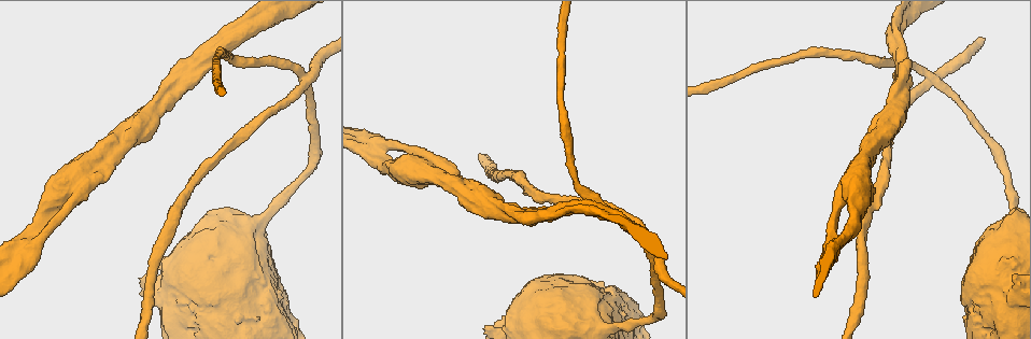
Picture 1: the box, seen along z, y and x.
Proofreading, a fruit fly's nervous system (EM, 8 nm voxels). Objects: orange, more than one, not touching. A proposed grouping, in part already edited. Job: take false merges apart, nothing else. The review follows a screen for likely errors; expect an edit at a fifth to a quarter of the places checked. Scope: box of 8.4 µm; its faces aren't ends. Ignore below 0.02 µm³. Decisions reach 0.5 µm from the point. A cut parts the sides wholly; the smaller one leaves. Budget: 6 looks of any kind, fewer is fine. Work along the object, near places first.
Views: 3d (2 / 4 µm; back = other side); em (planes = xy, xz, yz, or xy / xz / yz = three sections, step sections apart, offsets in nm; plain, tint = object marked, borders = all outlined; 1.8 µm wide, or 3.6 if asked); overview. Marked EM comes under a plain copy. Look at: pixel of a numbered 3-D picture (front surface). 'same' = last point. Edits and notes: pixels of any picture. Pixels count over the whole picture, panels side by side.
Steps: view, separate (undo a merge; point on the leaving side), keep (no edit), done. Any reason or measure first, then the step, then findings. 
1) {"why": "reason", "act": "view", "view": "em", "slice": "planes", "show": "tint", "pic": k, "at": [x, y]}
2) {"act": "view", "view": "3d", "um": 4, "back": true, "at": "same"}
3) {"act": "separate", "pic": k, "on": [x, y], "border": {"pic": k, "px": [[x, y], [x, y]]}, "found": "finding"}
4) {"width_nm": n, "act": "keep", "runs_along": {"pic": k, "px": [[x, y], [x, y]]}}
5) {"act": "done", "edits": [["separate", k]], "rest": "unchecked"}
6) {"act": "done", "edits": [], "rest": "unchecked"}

{"why": "four or more arms meet", "act": "view", "view": "3d", "um": 4, "pic": 1, "at": [306, 80]}

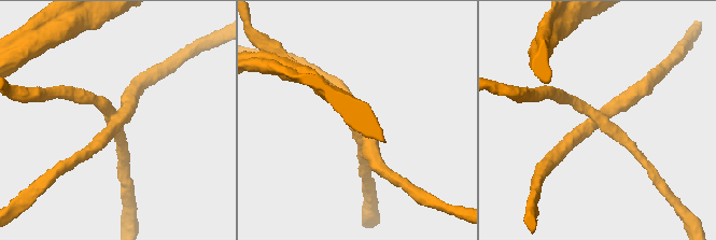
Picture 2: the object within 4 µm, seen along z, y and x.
{"arms": 4, "act": "view", "view": "em", "um": 3.6, "slice": "planes", "show": "tint", "pic": 2, "at": [117, 122]}

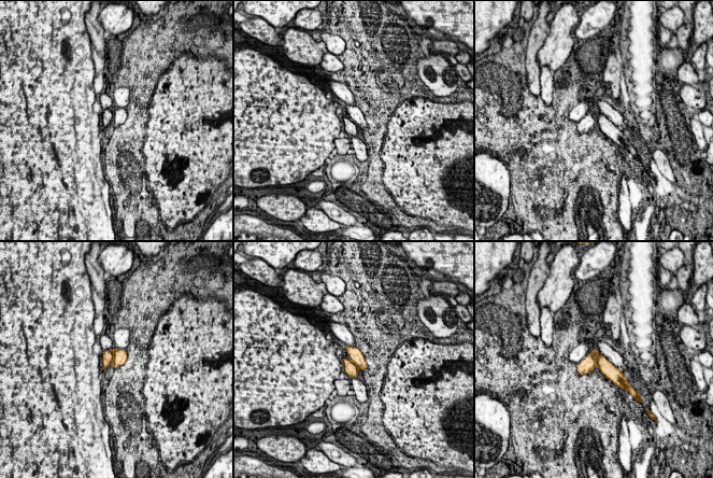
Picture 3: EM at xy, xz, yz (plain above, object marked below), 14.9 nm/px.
{"width_nm": 240, "act": "separate", "pic": 3, "on": [119, 355], "found": "two cells meet here"}

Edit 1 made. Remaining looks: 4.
{"why": "thick turns thin", "act": "view", "view": "em", "um": 3.6, "slice": "planes", "show": "tint", "pic": 1, "at": [424, 157]}

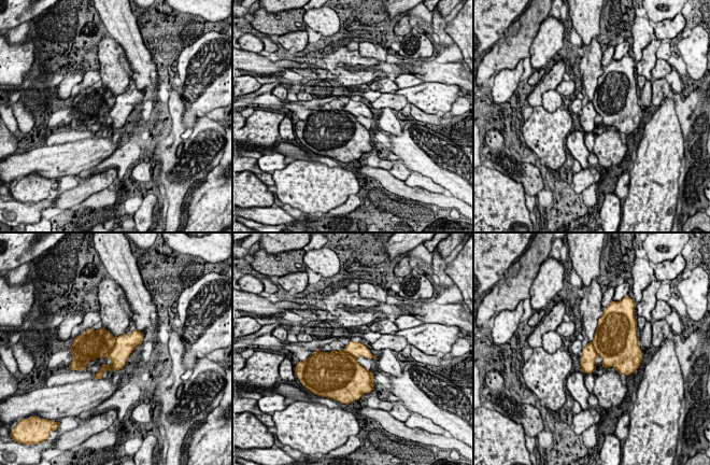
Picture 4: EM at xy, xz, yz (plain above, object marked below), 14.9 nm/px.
{"act": "keep", "found": "continuous, no second cell"}

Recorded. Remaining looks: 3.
{"why": "three-way junction", "act": "view", "view": "3d", "um": 4, "back": true, "pic": 1, "at": [367, 148]}

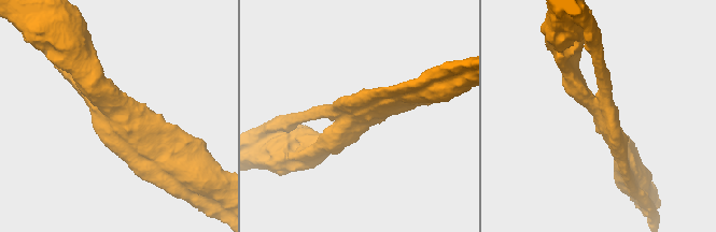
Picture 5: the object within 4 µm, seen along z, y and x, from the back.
{"why": "shape alone is not enough", "act": "view", "view": "em", "slice": "xy", "step": 4, "show": "tint", "pic": 5, "at": [116, 116]}

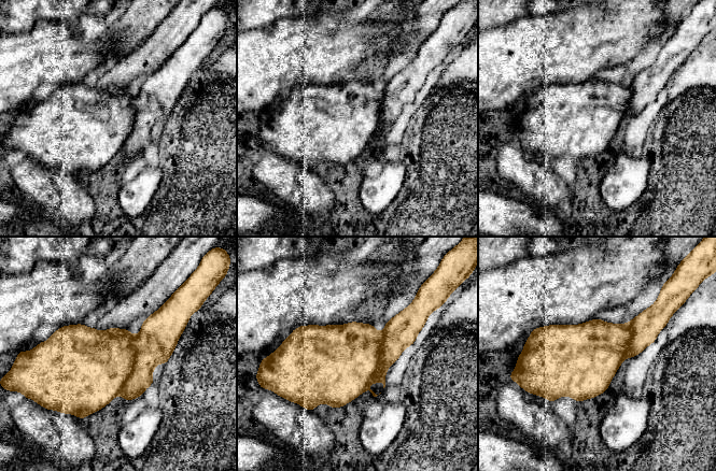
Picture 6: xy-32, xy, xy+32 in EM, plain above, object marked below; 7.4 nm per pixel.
{"act": "view", "view": "em", "slice": "planes", "show": "tint", "at": "same"}

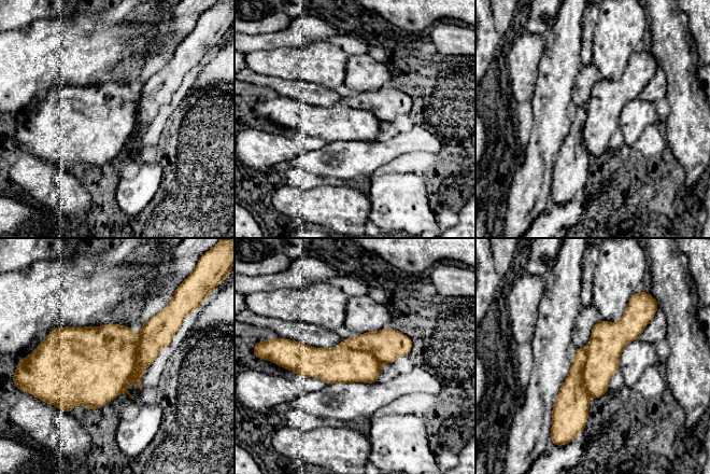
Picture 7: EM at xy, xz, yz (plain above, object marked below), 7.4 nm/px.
{"width_nm": 320, "act": "keep", "runs_along": {"pic": 7, "px": [[630, 305], [580, 386], [580, 421]]}, "found": "continuous, no second cell"}

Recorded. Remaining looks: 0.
{"act": "done", "edits": [["separate", 3]], "rest": "unchecked"}

